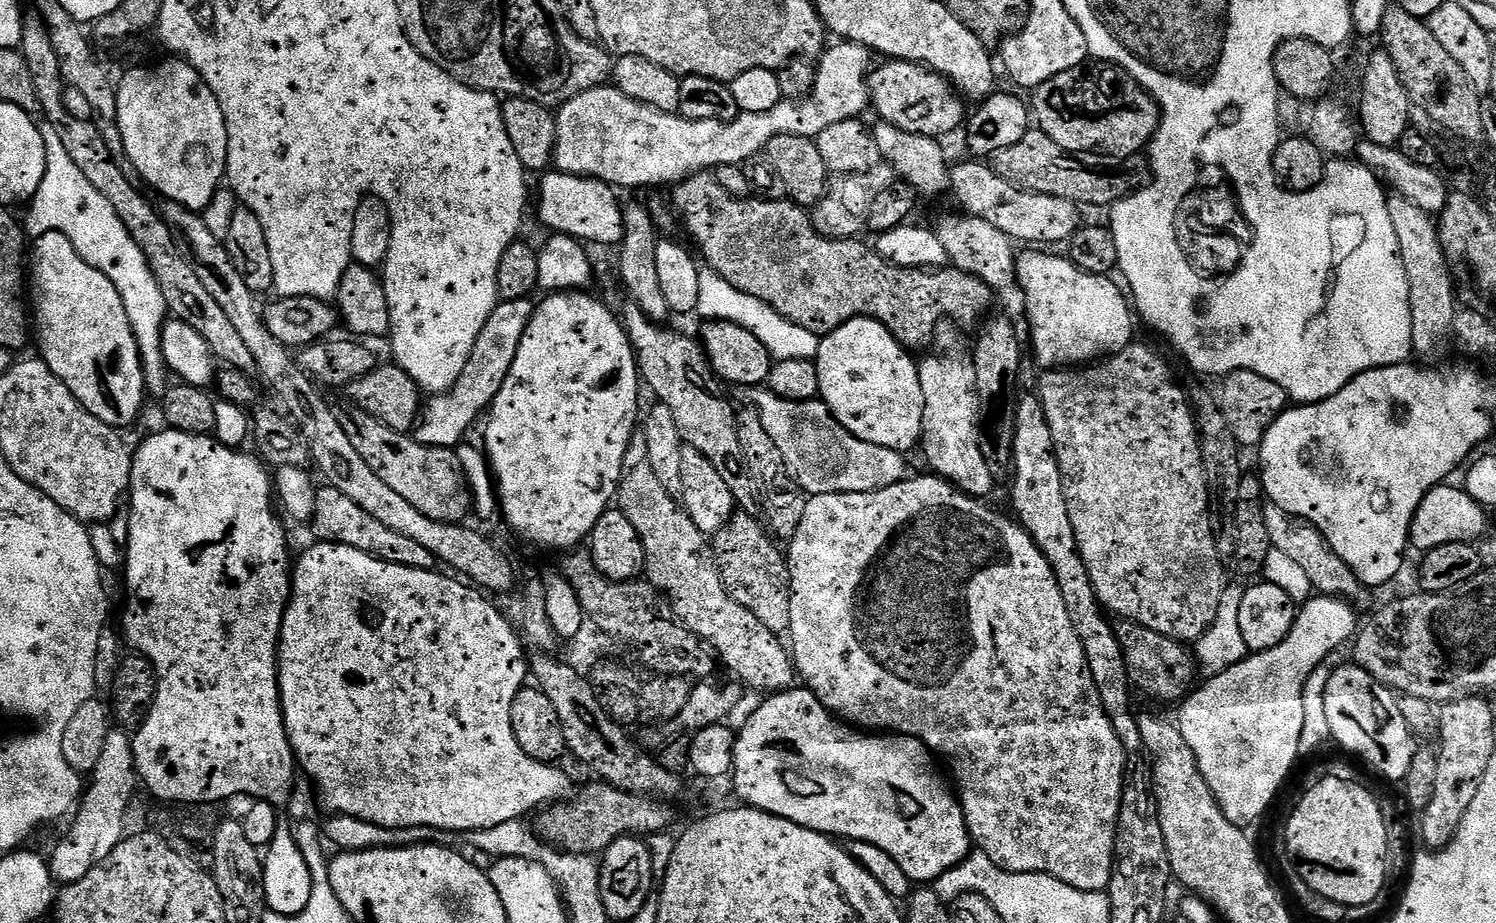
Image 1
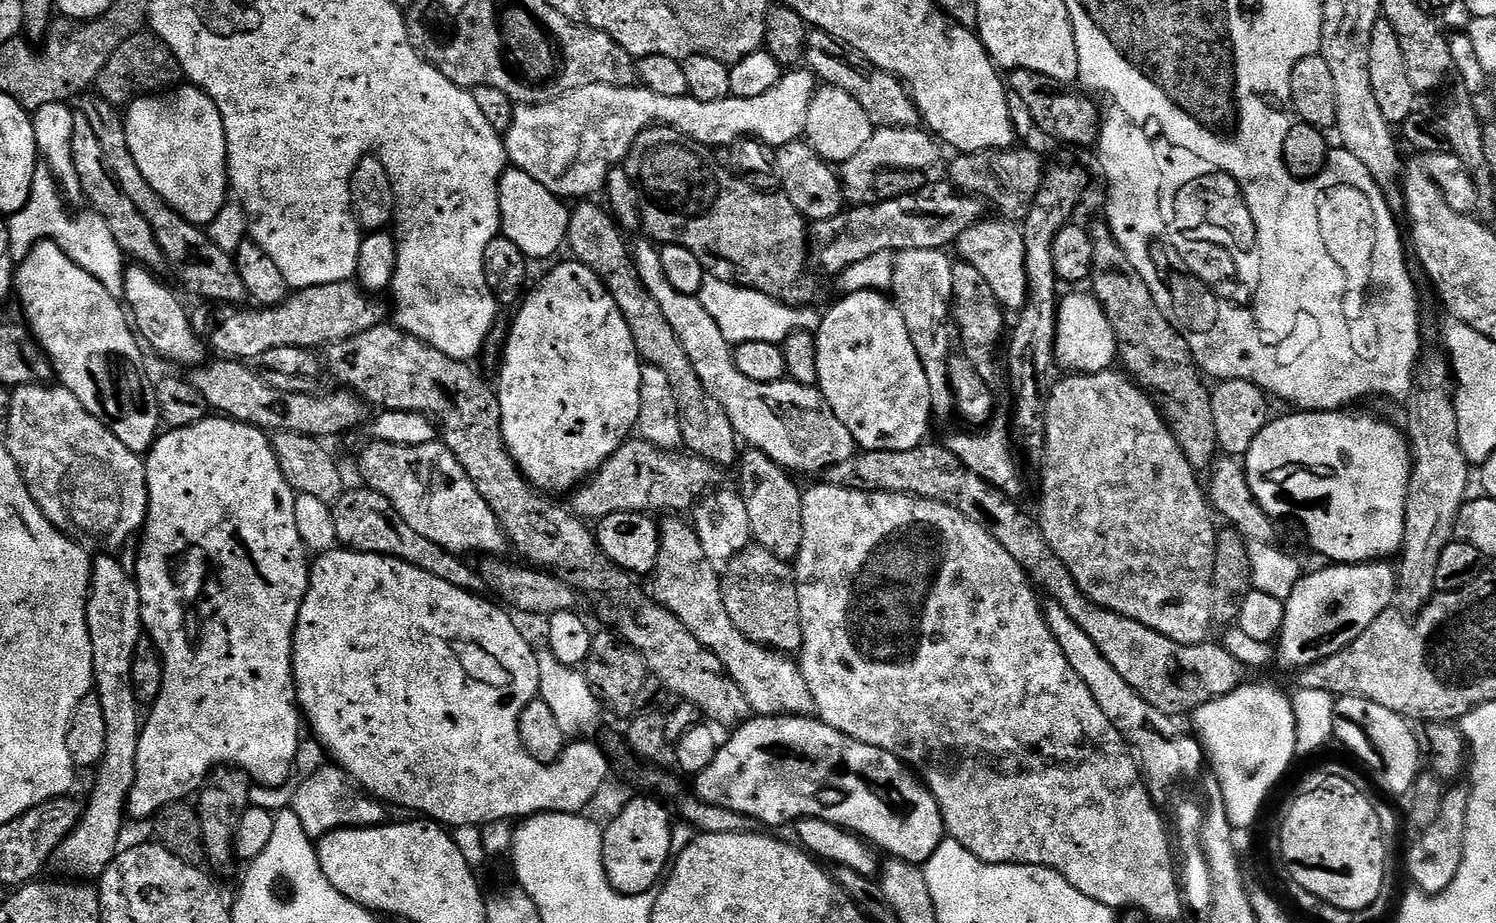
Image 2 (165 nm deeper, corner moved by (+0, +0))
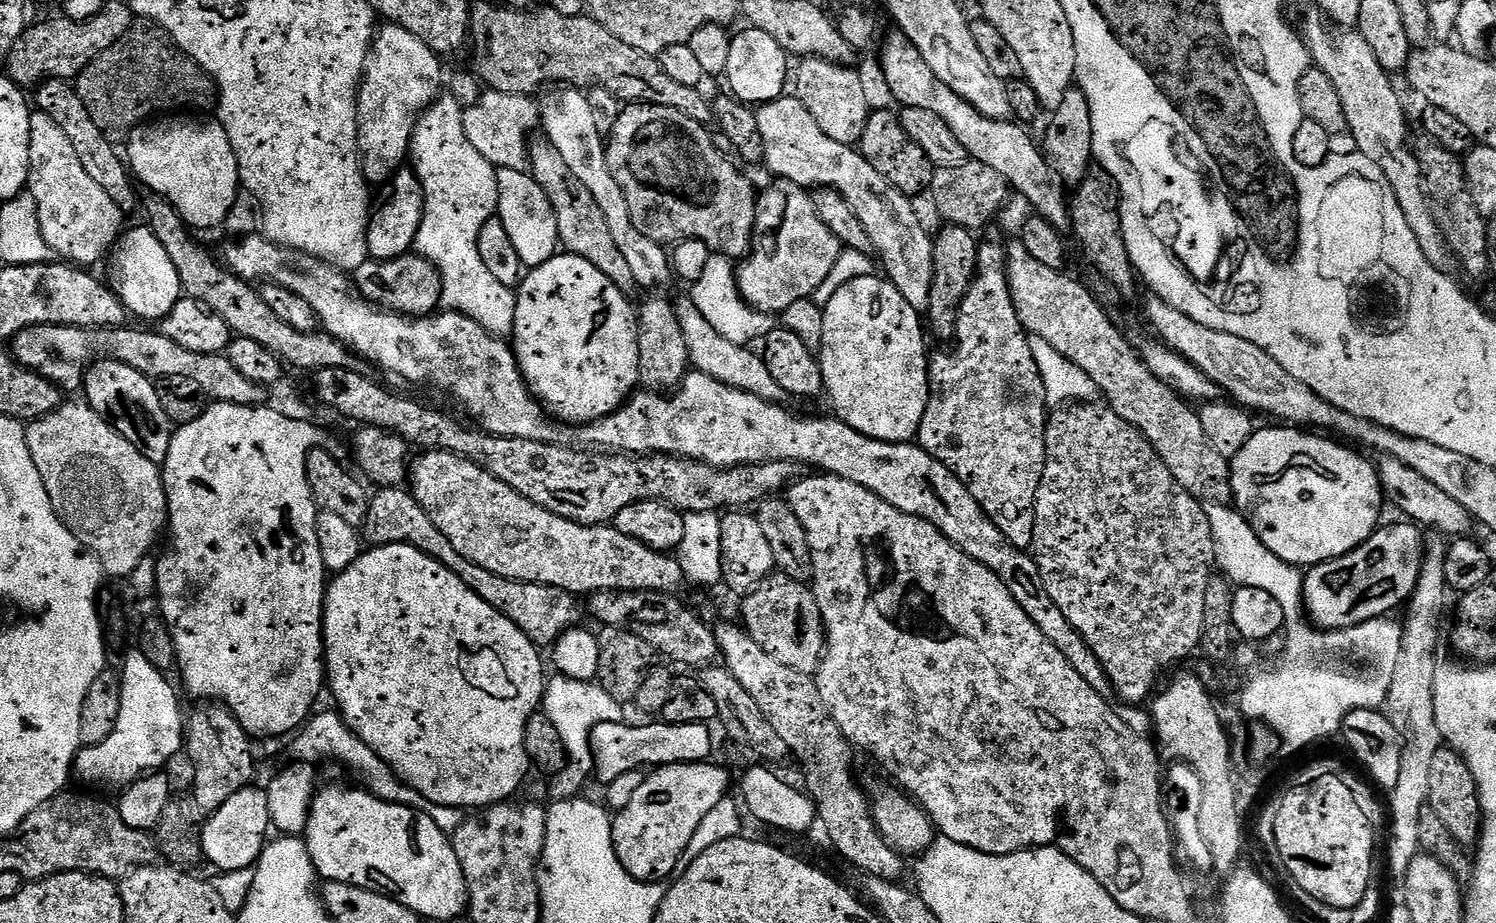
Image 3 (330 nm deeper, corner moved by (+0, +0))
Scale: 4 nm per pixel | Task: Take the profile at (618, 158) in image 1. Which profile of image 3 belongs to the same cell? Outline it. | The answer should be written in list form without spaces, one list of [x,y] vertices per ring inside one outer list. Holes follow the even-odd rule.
[[[491,90],[481,91],[480,101],[464,109],[464,130],[470,138],[470,146],[482,154],[497,168],[525,171],[529,167],[528,154],[530,139],[528,135],[541,127],[540,106],[531,95],[511,96]]]

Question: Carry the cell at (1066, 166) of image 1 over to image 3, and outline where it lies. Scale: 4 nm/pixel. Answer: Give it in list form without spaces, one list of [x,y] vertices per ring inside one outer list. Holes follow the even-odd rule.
[[[969,158],[962,166],[936,168],[930,189],[931,196],[932,204],[936,207],[937,214],[944,219],[945,225],[984,230],[1003,210],[1004,203],[1007,202],[1008,196],[1010,197],[1010,189],[1006,178],[998,174],[998,170],[986,166],[986,162],[978,162]]]

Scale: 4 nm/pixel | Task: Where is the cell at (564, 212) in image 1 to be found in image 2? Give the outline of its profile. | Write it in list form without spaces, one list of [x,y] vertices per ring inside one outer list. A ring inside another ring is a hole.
[[[512,166],[500,177],[500,227],[502,235],[529,261],[544,260],[562,248],[562,234],[567,233],[570,219],[569,209],[560,208],[561,197],[556,196],[542,182],[530,178],[530,174]]]

